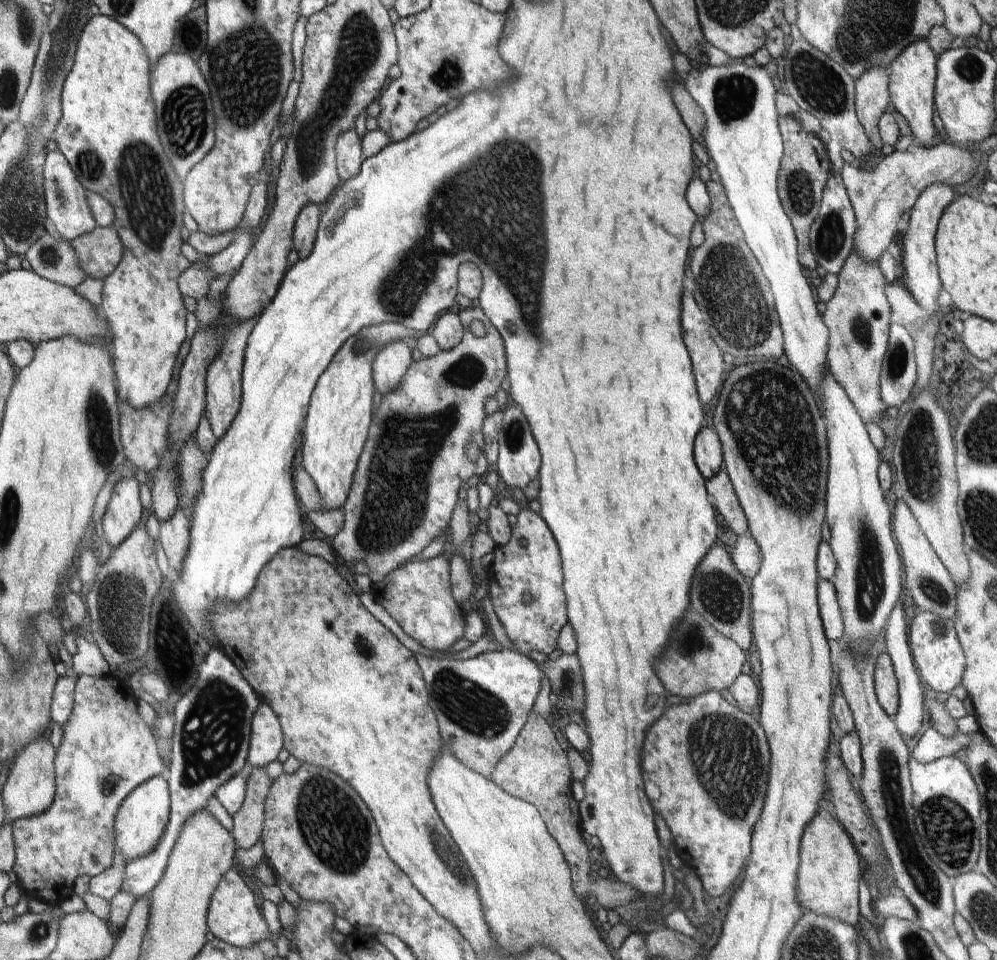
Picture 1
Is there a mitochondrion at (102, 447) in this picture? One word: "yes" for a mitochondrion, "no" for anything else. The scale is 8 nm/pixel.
yes

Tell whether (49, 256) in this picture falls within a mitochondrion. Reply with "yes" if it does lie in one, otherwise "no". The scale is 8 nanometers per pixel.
yes

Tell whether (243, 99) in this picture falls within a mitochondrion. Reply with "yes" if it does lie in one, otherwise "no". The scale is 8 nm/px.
yes

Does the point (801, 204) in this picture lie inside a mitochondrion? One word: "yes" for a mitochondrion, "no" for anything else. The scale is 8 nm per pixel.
yes

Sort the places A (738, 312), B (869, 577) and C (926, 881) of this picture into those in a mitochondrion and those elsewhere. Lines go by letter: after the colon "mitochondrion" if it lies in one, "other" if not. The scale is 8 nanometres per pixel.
A: mitochondrion
B: mitochondrion
C: mitochondrion

